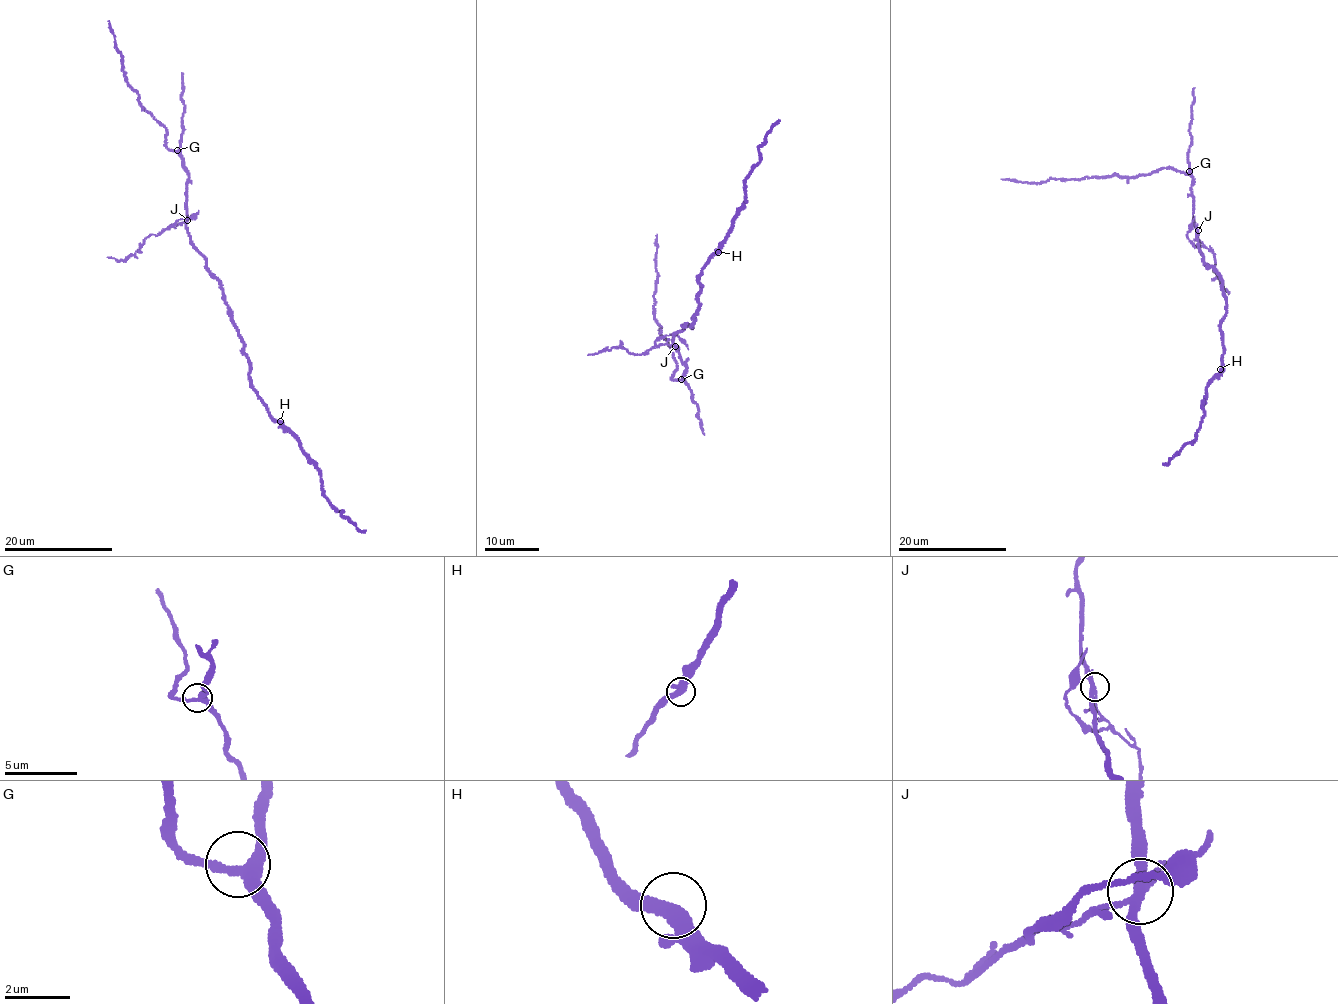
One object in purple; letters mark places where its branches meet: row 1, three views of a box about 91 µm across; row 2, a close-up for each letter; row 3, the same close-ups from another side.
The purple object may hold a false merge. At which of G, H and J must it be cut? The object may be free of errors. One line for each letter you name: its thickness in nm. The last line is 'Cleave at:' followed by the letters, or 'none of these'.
J: 280 nm
Cleave at: J

